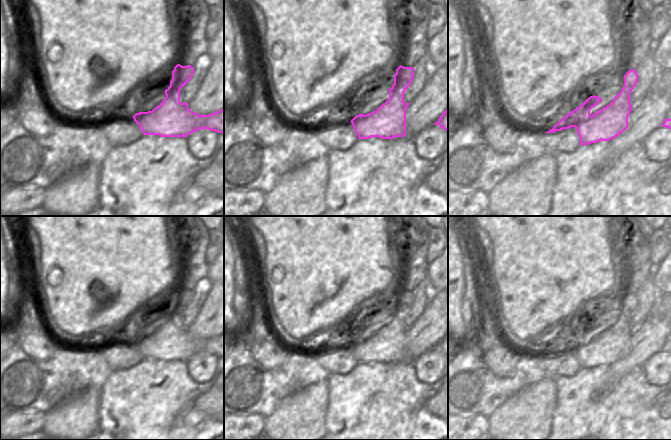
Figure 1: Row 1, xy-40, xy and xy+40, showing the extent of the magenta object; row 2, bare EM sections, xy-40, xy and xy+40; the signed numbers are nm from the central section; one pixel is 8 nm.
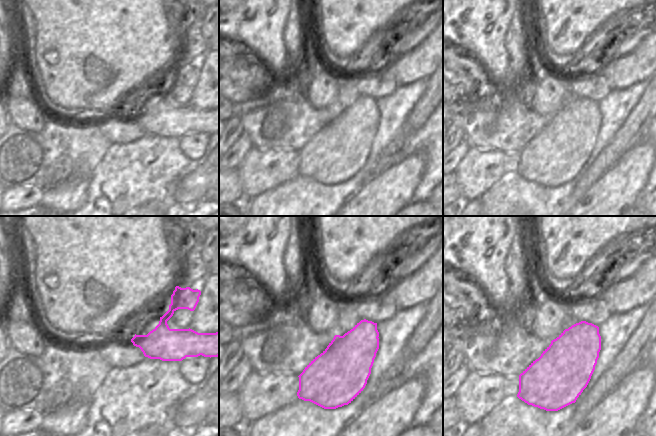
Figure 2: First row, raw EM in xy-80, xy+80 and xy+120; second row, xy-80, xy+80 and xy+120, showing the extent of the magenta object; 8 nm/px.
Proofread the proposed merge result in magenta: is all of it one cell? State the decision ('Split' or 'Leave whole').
Split.

